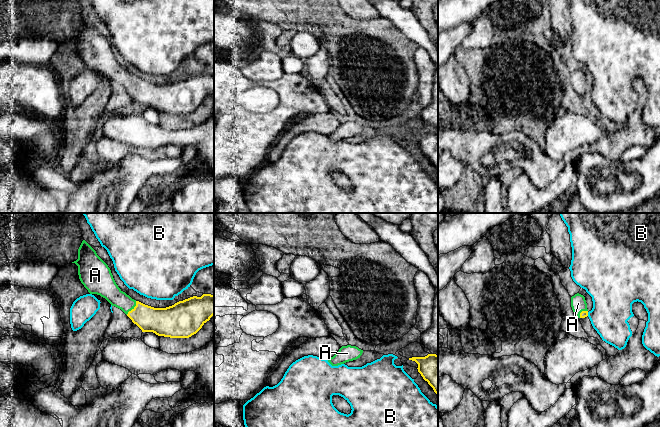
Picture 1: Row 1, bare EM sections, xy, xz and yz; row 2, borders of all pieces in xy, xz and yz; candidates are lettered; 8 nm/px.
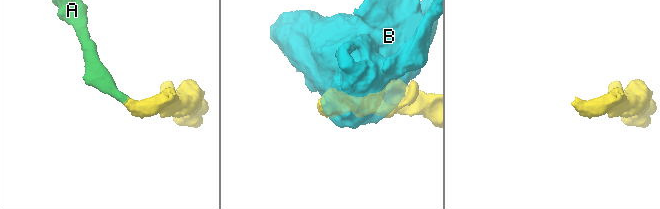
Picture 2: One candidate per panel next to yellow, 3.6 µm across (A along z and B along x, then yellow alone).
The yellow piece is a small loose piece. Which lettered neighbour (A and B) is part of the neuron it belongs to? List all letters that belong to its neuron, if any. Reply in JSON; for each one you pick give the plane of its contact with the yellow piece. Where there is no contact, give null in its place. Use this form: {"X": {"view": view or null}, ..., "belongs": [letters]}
{"A": {"view": "xy"}, "belongs": ["A"]}

